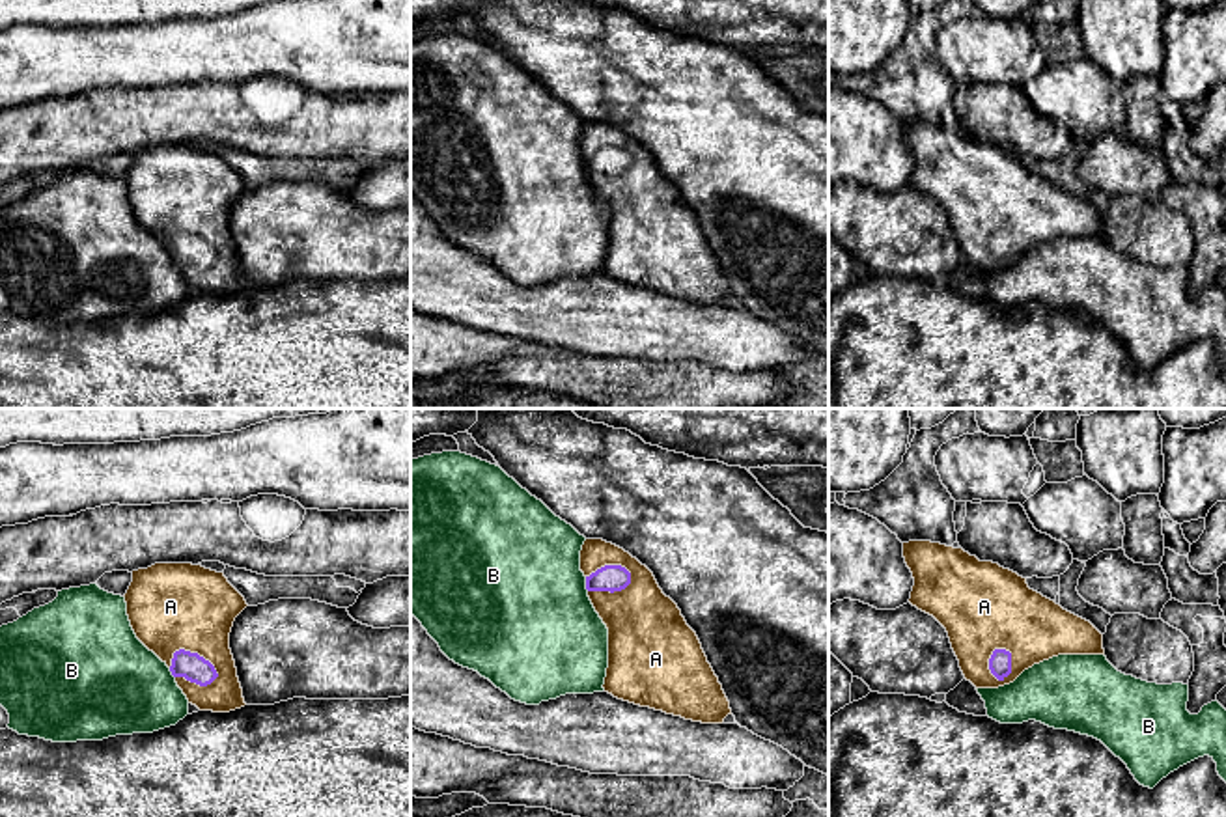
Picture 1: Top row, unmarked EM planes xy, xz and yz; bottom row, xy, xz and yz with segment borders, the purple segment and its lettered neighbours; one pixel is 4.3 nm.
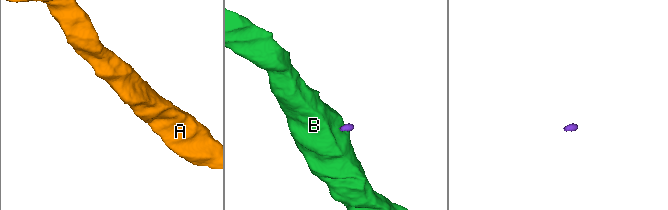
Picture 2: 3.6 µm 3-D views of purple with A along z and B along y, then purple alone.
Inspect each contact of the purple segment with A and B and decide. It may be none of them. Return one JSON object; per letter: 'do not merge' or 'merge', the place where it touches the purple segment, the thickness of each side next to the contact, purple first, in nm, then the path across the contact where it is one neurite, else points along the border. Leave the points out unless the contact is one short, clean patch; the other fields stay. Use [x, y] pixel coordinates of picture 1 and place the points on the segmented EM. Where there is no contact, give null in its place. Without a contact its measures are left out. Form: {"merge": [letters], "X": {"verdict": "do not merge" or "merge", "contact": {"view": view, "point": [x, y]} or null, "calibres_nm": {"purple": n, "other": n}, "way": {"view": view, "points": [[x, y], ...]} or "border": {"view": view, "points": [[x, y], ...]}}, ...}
{"merge": ["A"], "A": {"verdict": "merge", "contact": {"view": "xy", "point": [196, 653]}, "calibres_nm": {"purple": 120, "other": 380}}, "B": {"verdict": "do not merge", "contact": {"view": "xz", "point": [586, 584]}, "calibres_nm": {"purple": 110, "other": 480}, "border": {"view": "xz", "points": [[585, 577], [588, 590]]}}}

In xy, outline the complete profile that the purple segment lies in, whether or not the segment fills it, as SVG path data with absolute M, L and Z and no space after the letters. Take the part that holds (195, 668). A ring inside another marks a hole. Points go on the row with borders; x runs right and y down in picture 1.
M155 563L132 571L123 597L136 638L170 668L188 703L213 713L246 705L230 632L248 604L224 573Z

